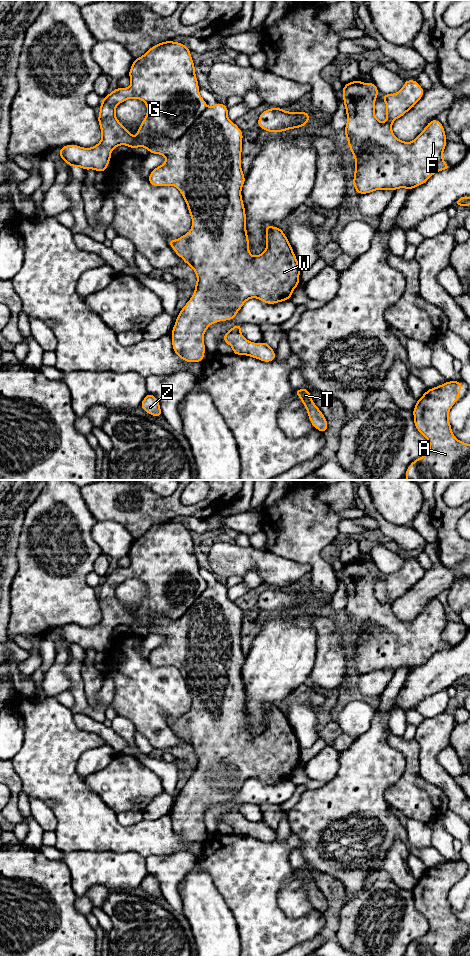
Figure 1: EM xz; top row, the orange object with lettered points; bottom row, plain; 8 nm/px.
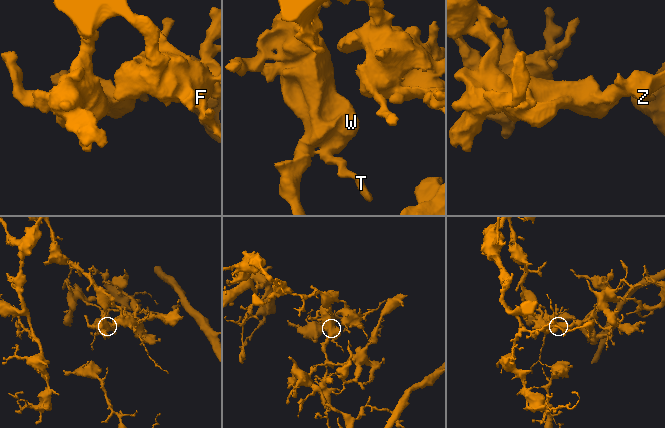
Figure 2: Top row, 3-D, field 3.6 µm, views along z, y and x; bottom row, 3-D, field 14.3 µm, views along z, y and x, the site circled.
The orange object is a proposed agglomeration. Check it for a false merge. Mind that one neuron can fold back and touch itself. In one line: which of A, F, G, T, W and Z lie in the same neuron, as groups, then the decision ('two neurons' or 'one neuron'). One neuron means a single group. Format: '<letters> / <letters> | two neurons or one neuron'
A T W Z / F G | two neurons

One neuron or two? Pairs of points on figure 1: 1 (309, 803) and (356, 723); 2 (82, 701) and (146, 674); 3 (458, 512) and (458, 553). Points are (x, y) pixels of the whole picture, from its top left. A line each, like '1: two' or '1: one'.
1: two
2: two
3: one

